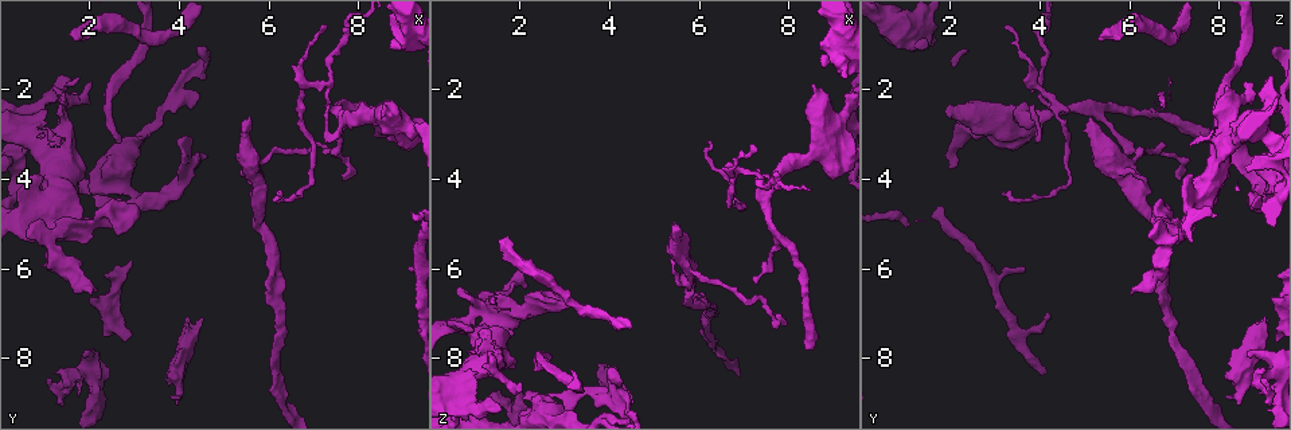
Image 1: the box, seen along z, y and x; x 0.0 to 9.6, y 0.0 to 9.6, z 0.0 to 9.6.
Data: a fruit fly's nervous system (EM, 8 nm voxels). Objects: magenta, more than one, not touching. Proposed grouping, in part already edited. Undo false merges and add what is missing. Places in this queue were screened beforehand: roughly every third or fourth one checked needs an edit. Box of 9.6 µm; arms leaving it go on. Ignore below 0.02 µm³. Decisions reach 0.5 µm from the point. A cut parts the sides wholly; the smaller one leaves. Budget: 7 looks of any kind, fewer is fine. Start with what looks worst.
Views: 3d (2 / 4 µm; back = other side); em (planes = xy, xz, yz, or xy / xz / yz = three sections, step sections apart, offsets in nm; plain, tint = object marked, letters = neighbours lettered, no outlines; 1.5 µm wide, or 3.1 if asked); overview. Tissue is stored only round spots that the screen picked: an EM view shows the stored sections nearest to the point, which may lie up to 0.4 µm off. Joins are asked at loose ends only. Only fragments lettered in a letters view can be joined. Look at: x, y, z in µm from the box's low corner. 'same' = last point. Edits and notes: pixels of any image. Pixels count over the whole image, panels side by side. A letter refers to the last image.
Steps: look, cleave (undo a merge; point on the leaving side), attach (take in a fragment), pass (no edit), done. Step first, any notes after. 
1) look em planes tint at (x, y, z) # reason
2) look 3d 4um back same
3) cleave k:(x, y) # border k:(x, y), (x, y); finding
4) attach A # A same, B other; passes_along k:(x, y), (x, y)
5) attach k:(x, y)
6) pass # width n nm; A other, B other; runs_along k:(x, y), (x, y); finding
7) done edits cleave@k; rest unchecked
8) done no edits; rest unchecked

look em planes letters at (5.60, 2.60, 5.10) # an open end

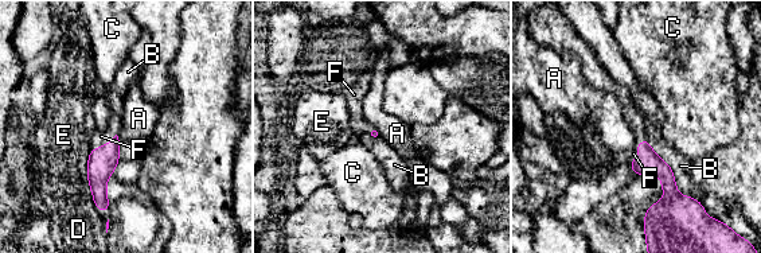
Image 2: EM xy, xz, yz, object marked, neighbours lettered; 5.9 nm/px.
attach F # A other, B other, C other, D other, E other, F same; passes_along 2:(648, 162), (639, 151), (633, 154); it goes on there

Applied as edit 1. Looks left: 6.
look overview

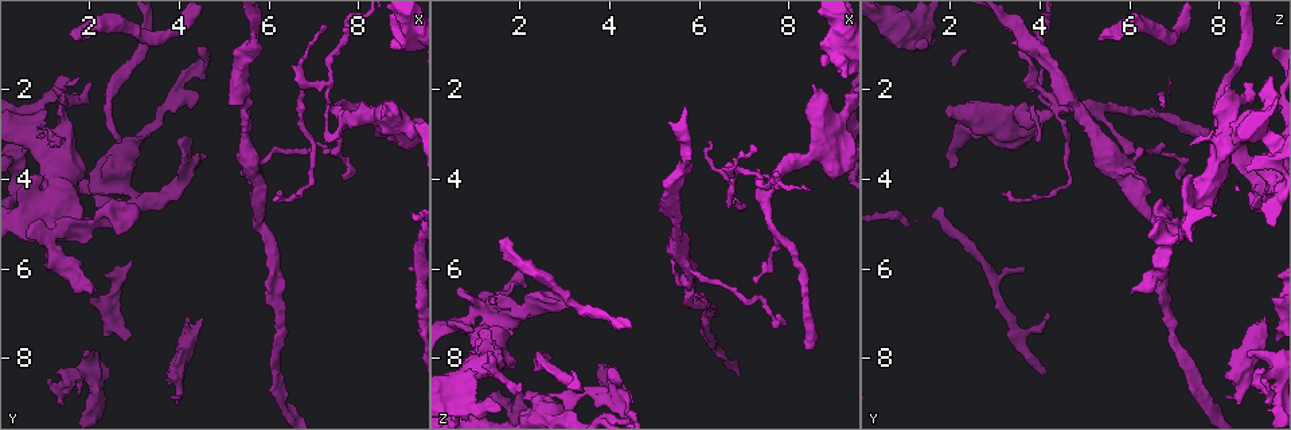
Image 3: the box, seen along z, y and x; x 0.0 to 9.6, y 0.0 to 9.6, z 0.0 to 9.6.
look em xz step 4 tint at (2.05, 6.60, 6.05) # branch stops here

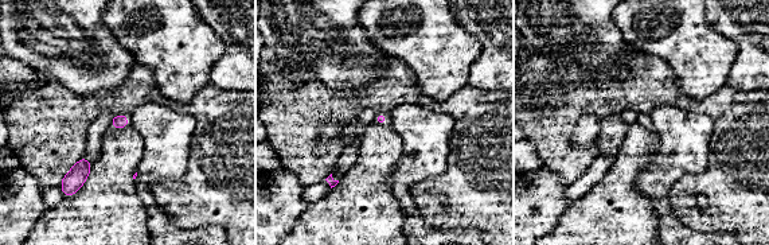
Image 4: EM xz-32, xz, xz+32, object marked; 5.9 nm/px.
look em planes letters same

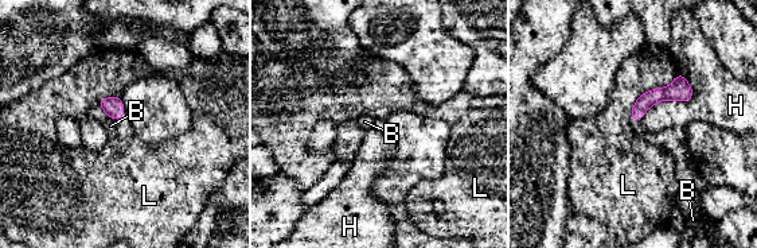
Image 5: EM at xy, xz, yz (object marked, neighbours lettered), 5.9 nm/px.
pass # longest_contact L 400 nm; B other, H other, L other; runs_along 5:(683, 81), (633, 116); none of them fits

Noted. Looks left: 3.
look em planes letters at (7.60, 4.05, 7.15)

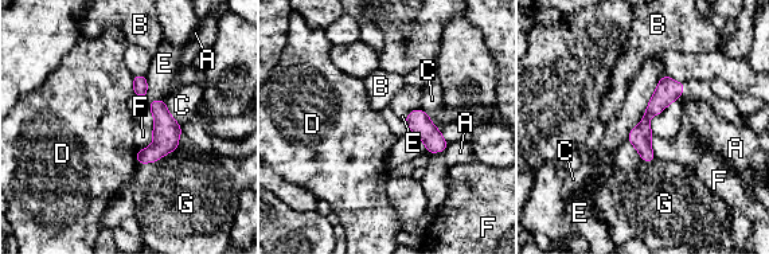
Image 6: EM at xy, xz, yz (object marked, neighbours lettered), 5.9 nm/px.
pass # A other, B other, C other, D other, E other, F other, G other; border 6:(132, 75), (133, 92); no lettered fragment goes on from it

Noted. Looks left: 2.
done edits attach@2; rest unchecked

